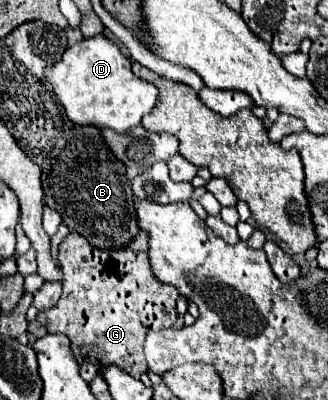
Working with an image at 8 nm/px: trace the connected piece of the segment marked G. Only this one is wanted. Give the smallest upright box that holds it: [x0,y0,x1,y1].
[37,232,179,378]

